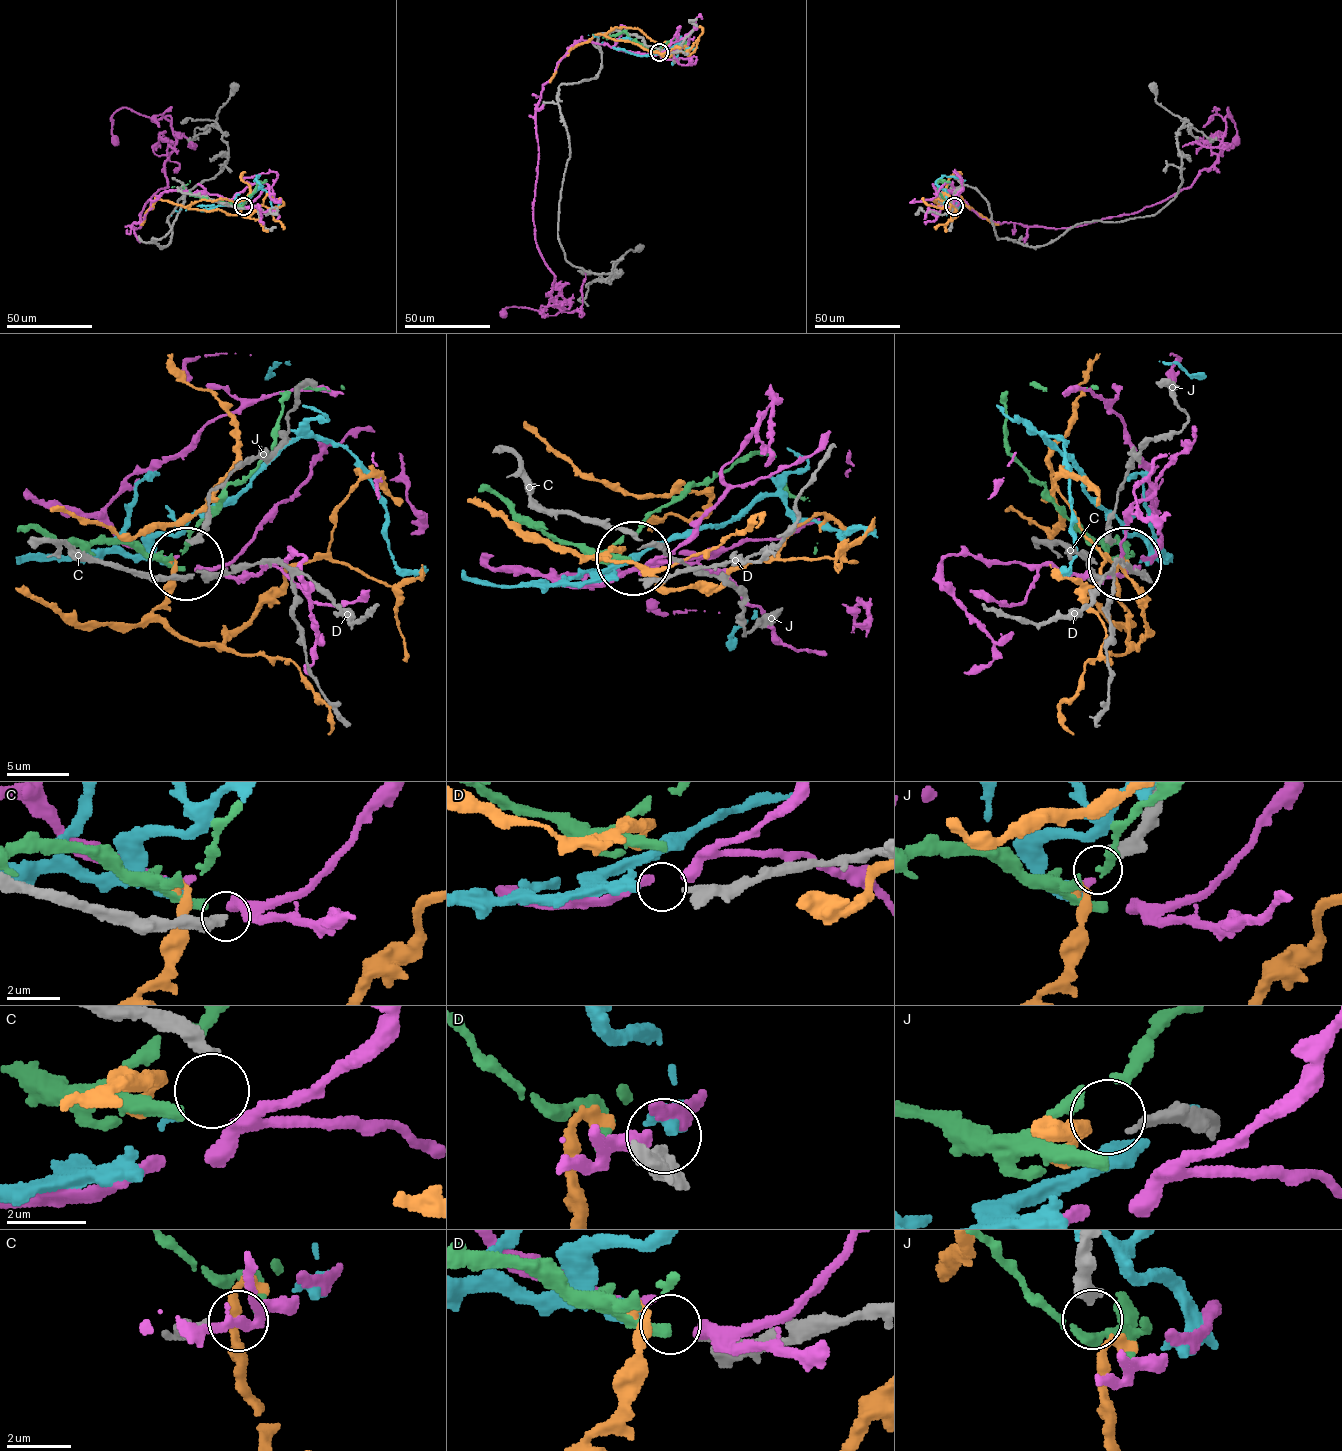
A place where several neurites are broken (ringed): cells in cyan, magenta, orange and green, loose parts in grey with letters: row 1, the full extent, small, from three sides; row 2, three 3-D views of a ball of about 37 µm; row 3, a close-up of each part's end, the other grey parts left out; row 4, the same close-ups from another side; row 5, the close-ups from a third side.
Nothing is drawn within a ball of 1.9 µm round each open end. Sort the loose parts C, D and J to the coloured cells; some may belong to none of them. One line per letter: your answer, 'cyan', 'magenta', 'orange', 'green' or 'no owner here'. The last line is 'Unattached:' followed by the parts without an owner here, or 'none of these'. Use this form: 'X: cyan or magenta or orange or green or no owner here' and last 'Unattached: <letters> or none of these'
C: no owner here
D: cyan
J: orange
Unattached: C

